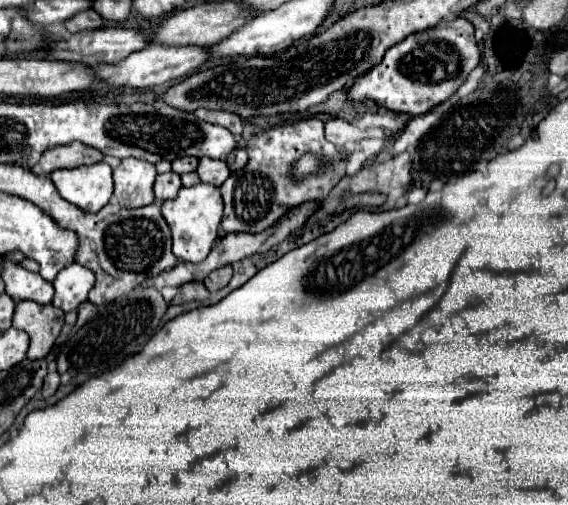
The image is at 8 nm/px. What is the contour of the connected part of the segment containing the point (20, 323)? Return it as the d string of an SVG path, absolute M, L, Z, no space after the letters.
M30 300L16 304L12 326L24 330L30 336L30 348L28 348L30 360L44 358L52 350L62 330L62 324L64 324L64 312L52 304L42 306Z

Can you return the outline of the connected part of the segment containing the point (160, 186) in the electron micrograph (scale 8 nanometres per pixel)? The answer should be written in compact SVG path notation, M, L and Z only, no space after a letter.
M166 172L166 174L160 174L154 182L154 196L158 202L166 202L166 200L172 200L178 190L182 188L180 184L180 176L176 172Z

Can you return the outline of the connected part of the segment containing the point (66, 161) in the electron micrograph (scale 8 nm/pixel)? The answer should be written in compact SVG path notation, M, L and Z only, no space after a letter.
M72 142L68 146L56 146L52 150L46 150L30 170L40 176L60 168L78 168L82 164L96 164L100 160L102 160L102 154L98 150Z

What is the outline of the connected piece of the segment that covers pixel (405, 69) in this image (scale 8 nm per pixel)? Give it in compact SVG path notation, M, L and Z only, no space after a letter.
M466 18L442 20L432 28L416 32L386 50L380 64L372 66L362 76L354 78L350 88L344 88L348 102L372 100L392 112L420 116L448 100L466 76L478 66L480 48L474 38L474 26Z

